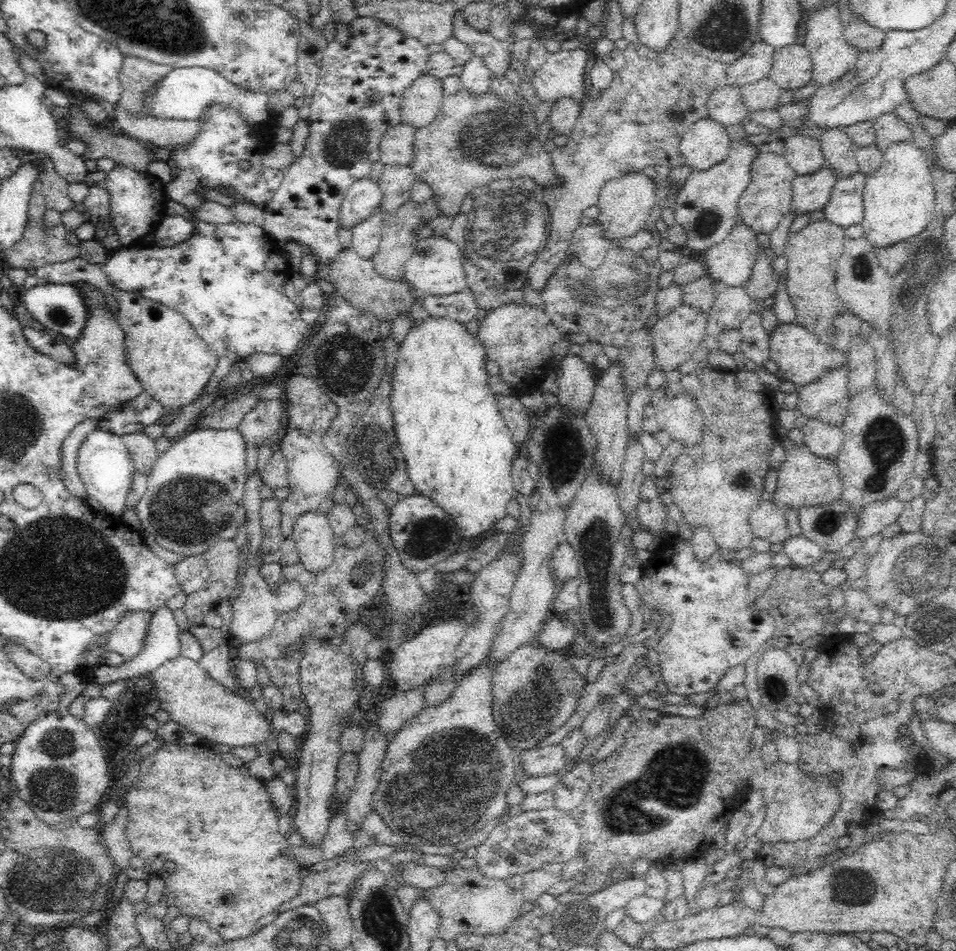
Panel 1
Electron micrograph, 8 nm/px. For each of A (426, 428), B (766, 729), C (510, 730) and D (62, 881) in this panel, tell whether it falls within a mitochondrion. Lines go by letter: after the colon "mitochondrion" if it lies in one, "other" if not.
A: other
B: other
C: mitochondrion
D: mitochondrion

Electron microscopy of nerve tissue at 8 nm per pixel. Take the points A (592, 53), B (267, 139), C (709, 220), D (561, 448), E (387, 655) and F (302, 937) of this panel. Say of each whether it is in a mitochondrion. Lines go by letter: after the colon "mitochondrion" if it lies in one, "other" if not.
A: other
B: other
C: mitochondrion
D: mitochondrion
E: other
F: mitochondrion

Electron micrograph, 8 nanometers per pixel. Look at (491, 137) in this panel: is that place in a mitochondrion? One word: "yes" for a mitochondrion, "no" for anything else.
yes

